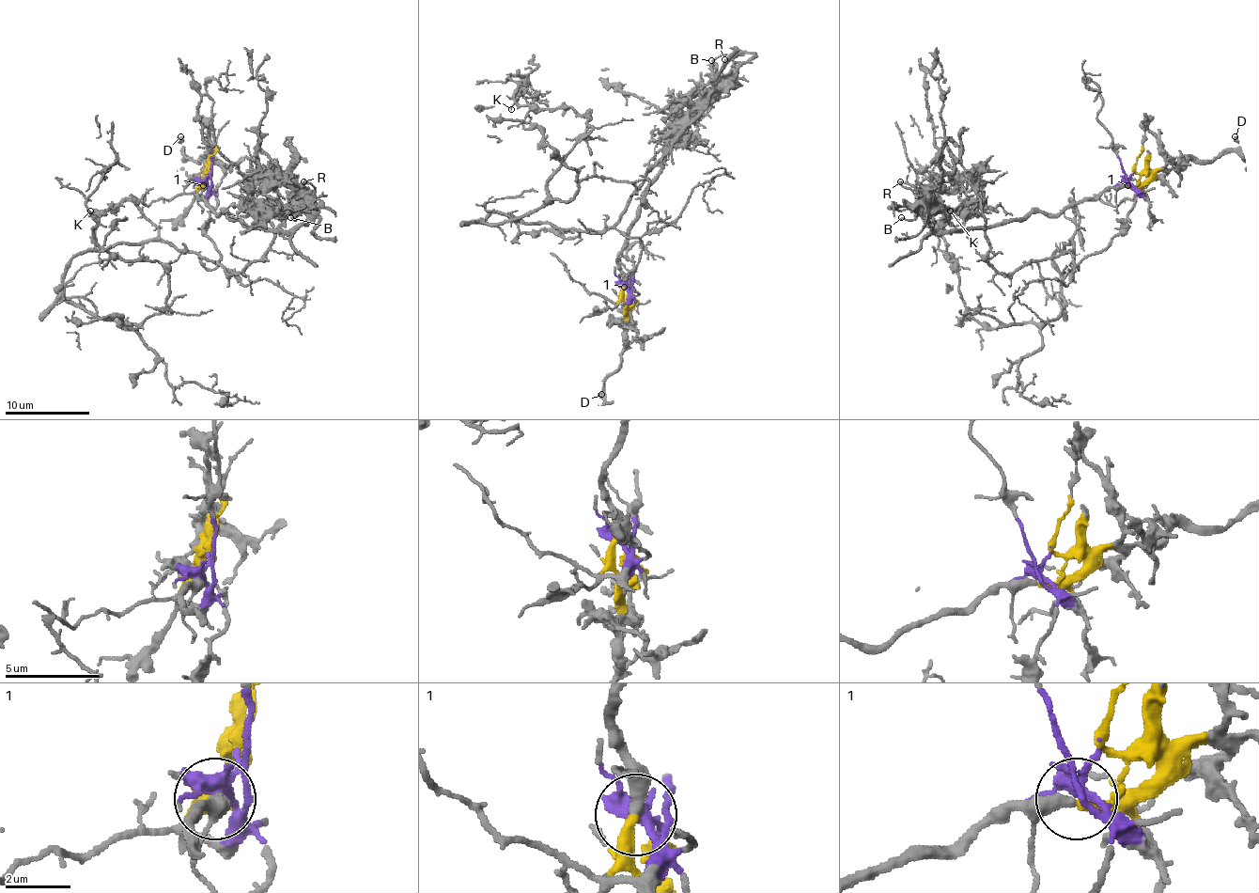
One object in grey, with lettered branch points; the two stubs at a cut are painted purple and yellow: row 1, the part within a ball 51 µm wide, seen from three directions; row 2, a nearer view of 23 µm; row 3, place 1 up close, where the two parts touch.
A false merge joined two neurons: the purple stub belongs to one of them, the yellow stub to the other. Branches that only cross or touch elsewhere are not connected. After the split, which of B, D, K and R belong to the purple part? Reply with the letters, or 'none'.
K

